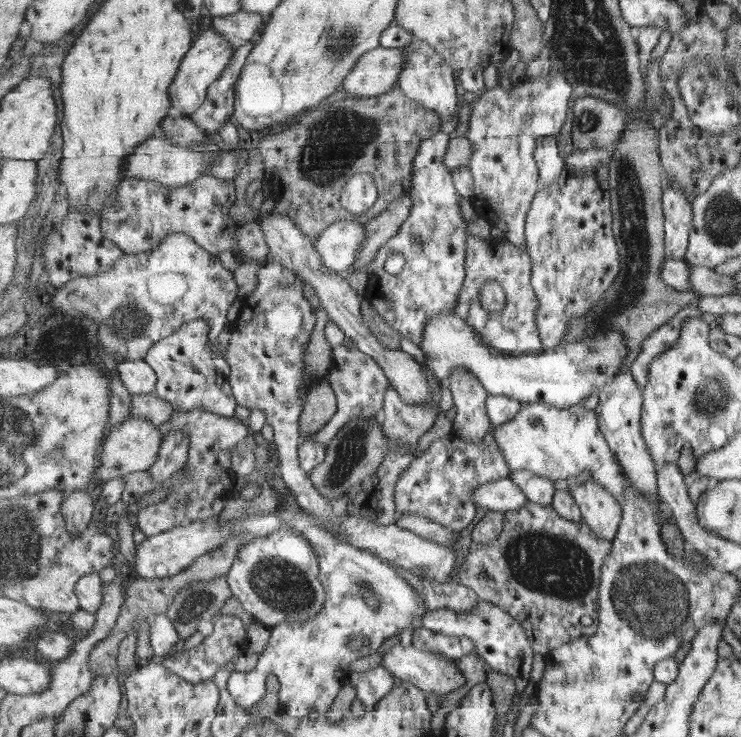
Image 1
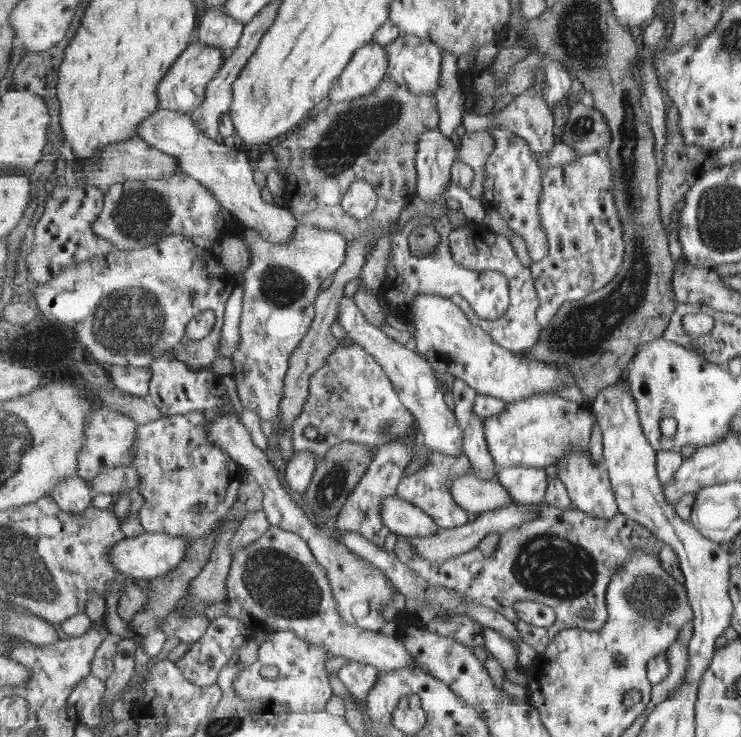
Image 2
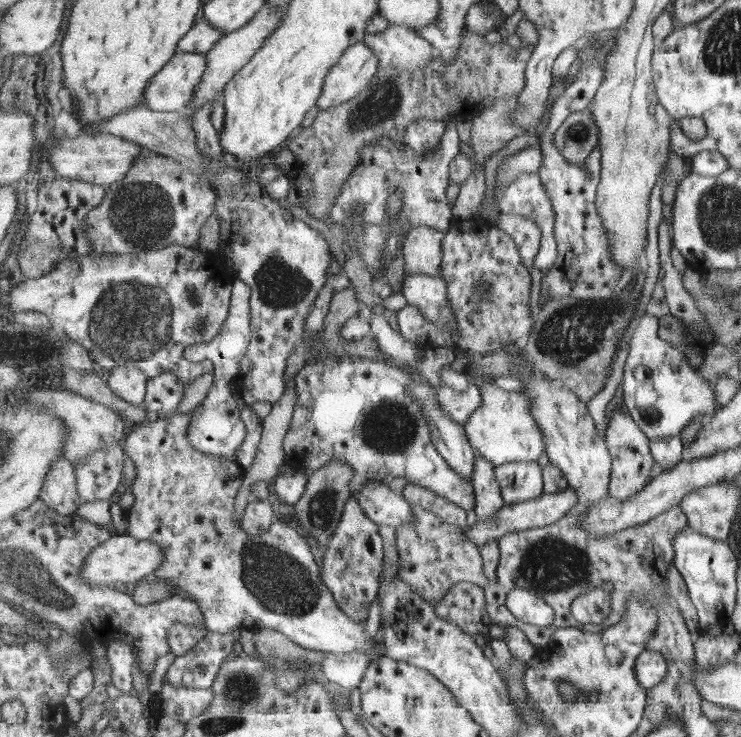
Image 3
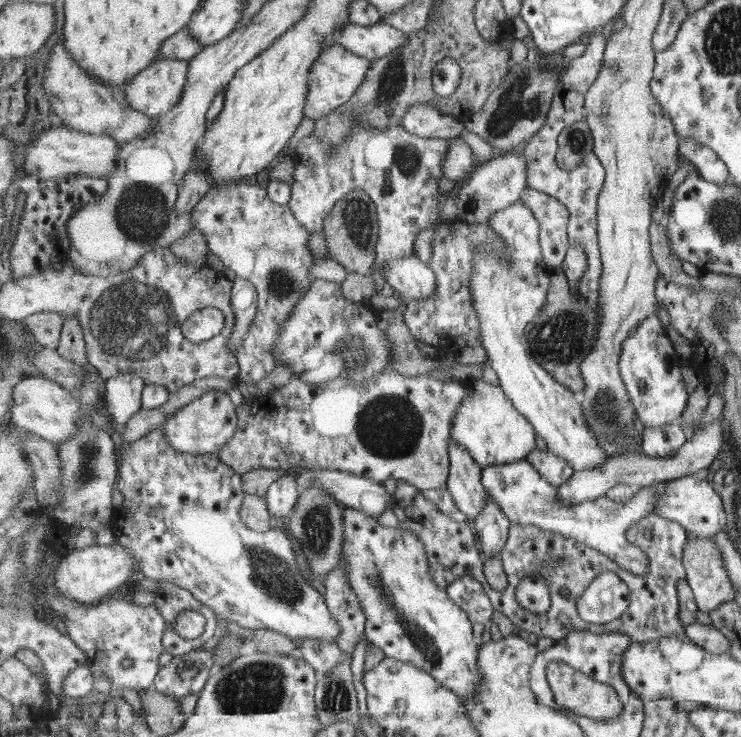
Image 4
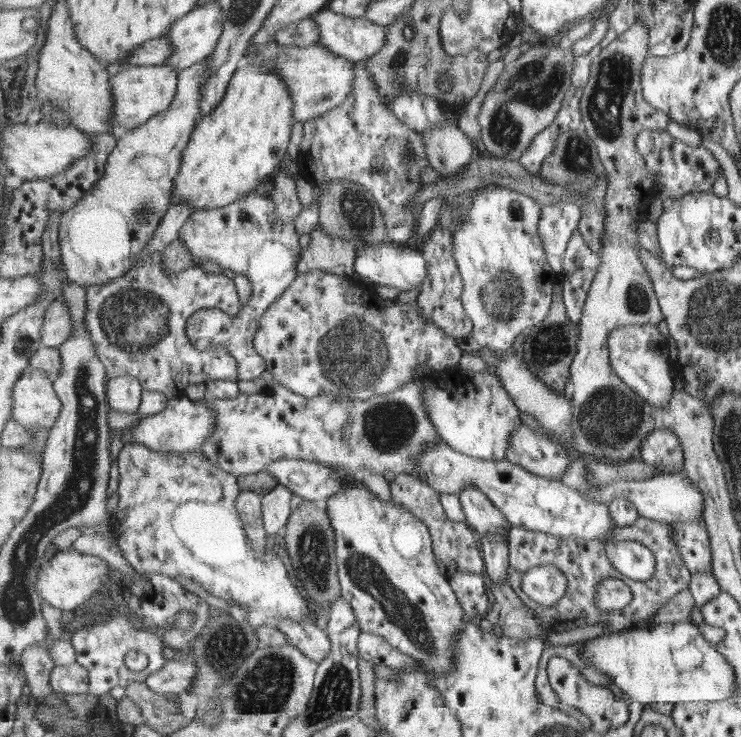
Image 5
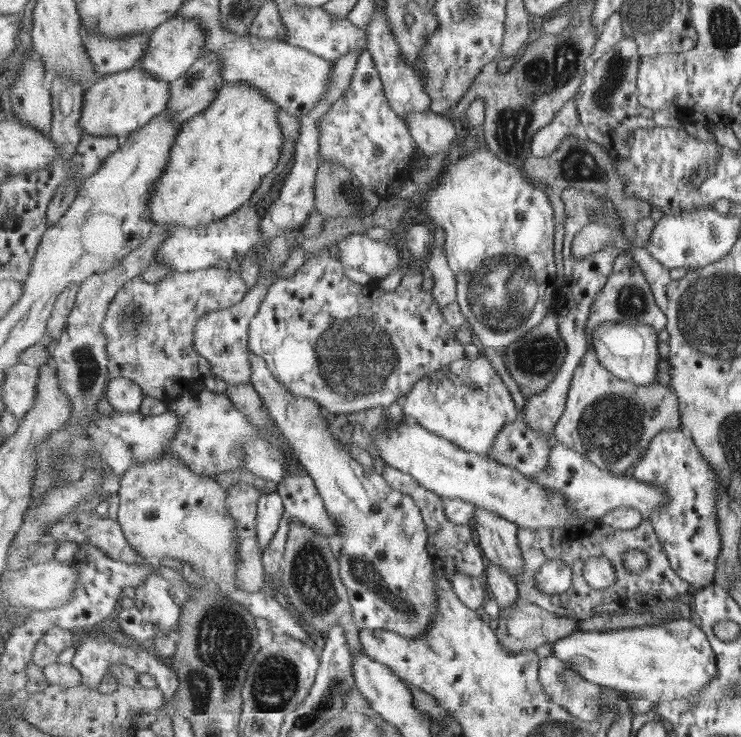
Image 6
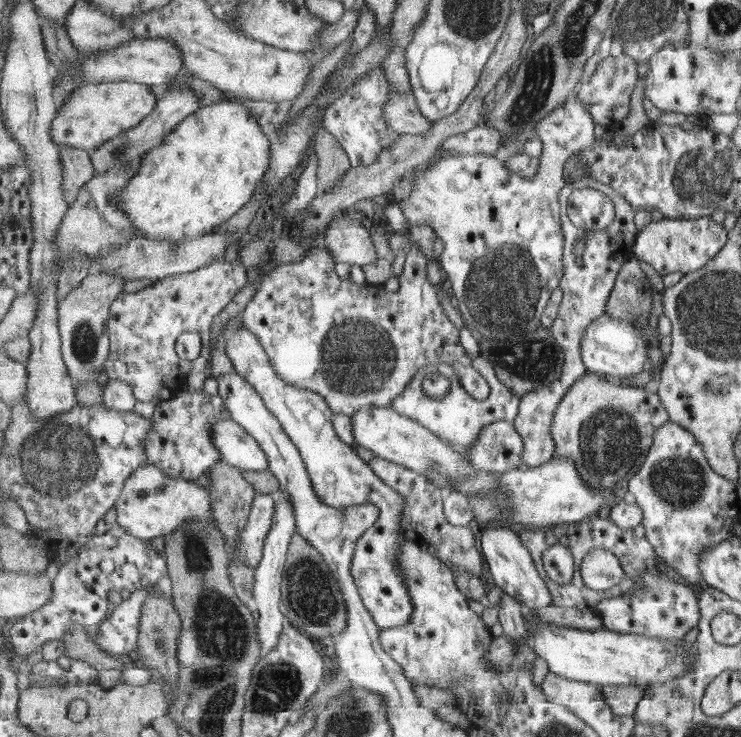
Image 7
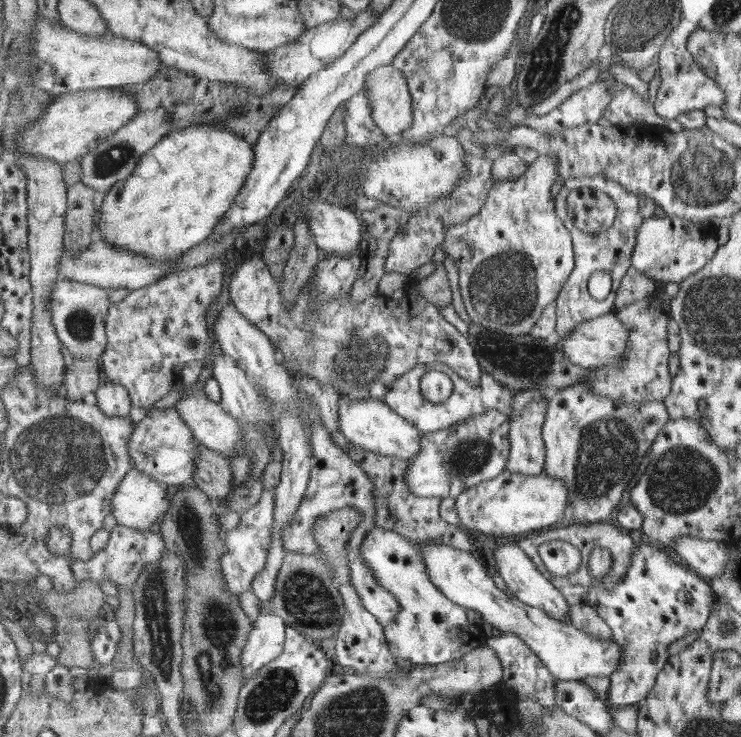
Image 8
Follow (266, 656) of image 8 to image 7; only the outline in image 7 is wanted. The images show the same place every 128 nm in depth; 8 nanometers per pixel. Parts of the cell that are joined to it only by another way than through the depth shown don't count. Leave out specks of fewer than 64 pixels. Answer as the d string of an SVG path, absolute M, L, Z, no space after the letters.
M279 491L276 495L276 511L273 517L273 526L269 531L267 542L264 546L264 555L258 568L254 572L254 601L259 612L256 623L257 635L262 650L262 655L267 655L279 645L284 627L288 625L288 619L282 611L282 581L286 570L286 562L289 554L289 545L293 536L298 532L297 517L293 509L293 501L285 491Z

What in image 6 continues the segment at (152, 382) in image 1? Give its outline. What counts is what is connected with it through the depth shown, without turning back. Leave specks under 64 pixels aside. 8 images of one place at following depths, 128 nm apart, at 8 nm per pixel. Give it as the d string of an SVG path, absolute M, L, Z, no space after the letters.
M119 377L109 379L106 397L115 411L134 413L141 408L144 391L133 380Z

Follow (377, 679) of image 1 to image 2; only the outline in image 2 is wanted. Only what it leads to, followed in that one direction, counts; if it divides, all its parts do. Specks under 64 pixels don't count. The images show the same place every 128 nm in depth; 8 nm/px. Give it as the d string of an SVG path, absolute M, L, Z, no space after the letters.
M349 660L337 671L337 675L351 696L365 700L367 692L379 681L379 672L373 665Z

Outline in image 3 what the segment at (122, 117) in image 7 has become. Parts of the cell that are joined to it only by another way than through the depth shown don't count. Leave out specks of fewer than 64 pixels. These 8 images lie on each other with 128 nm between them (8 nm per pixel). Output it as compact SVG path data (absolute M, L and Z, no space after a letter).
M175 53L171 57L171 61L151 77L151 83L144 89L143 105L156 112L186 112L188 105L194 98L196 86L201 83L205 71L207 71L207 53Z

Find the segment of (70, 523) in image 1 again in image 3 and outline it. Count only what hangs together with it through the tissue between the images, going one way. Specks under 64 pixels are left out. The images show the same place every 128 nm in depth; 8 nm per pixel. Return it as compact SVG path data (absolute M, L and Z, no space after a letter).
M65 456L51 463L51 471L43 485L40 499L59 514L73 515L83 504L77 488L77 472L74 464Z

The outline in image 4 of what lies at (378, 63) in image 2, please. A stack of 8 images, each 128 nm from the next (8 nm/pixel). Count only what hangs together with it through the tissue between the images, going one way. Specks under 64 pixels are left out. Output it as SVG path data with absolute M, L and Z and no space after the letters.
M339 43L325 47L323 53L319 55L317 62L313 63L309 76L311 76L308 98L306 99L306 108L304 109L304 118L311 119L314 122L333 113L342 104L346 104L354 98L361 88L363 81L367 78L367 71L371 68L372 61L363 56L357 56L355 52L347 50L345 46Z

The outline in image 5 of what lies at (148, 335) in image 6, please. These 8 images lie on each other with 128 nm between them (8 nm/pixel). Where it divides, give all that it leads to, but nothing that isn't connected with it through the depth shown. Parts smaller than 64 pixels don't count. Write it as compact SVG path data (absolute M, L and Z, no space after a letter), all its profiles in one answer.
M161 252L138 258L138 265L123 277L105 284L86 287L87 329L95 341L97 355L107 367L109 380L113 369L138 378L144 391L157 391L170 399L185 395L191 385L207 381L239 379L239 364L225 346L195 349L188 335L192 315L215 308L239 315L241 297L234 279L193 266L181 272L168 272L161 264Z

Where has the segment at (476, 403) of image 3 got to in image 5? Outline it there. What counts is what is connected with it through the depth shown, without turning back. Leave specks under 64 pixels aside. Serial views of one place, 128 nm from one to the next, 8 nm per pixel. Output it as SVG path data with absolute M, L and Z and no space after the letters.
M420 382L419 385L410 383L403 389L389 392L387 396L372 396L367 400L361 400L361 398L353 400L353 398L349 398L349 396L317 396L317 398L307 398L306 396L301 396L301 394L295 394L295 392L289 391L281 384L276 384L269 391L253 393L251 395L239 392L238 396L234 399L216 399L208 394L203 401L207 402L209 408L217 414L217 427L215 427L215 431L207 437L207 440L203 443L203 447L201 447L199 451L207 456L207 460L209 460L211 464L219 466L219 468L222 468L225 472L230 472L236 477L265 471L267 465L279 459L303 459L320 462L327 466L343 465L343 467L347 467L349 471L353 471L357 474L363 472L363 469L366 467L373 473L379 473L381 475L383 472L391 470L395 475L407 473L418 477L419 473L421 473L421 468L419 468L419 457L423 455L423 451L425 451L431 443L437 443L437 441L442 440L442 437L439 436L437 430L435 430L435 424L431 422L431 418L429 418L429 414L427 414L427 410L425 410L425 395L427 395L426 384L422 382Z

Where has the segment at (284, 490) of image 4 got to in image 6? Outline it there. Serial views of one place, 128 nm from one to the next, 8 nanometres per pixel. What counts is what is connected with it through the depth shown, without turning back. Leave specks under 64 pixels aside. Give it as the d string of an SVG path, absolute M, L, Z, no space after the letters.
M279 492L261 494L257 515L257 536L261 550L265 550L275 537L281 526L283 516L286 516L285 504Z

